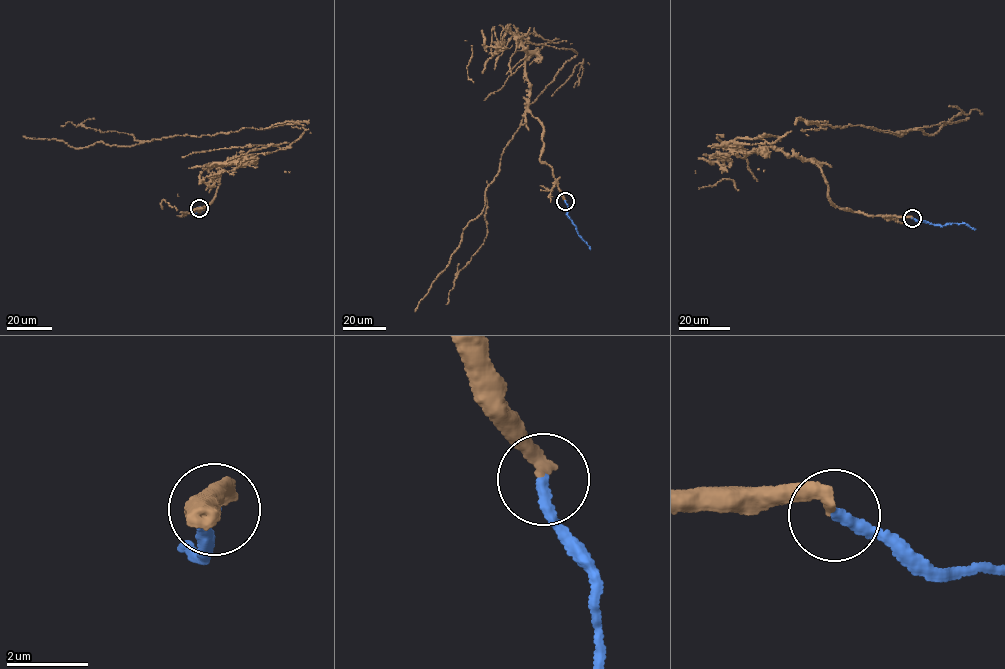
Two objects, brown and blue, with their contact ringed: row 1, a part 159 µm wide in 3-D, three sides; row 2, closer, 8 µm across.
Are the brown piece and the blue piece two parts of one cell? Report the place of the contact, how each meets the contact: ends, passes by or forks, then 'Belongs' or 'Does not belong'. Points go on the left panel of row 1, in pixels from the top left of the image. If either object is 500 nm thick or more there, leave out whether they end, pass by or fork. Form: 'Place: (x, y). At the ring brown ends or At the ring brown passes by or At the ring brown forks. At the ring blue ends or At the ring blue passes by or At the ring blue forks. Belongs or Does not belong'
Place: (199, 208). At the ring brown ends. At the ring blue ends. Does not belong

